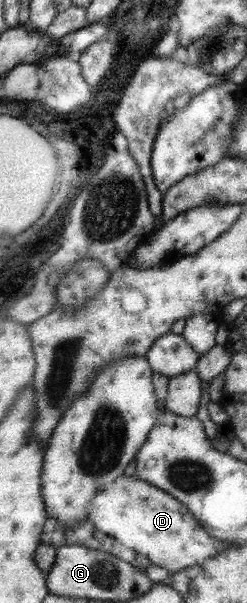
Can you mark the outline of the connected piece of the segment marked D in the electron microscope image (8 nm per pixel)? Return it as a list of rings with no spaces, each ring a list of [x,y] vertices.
[[[136,473],[131,477],[122,474],[115,482],[98,490],[98,493],[90,498],[87,514],[87,521],[94,524],[99,532],[109,535],[125,546],[134,549],[135,552],[146,556],[150,564],[164,566],[175,572],[202,564],[207,559],[216,556],[217,552],[223,552],[226,547],[229,547],[225,541],[217,540],[207,534],[182,502],[164,490],[141,480]]]

